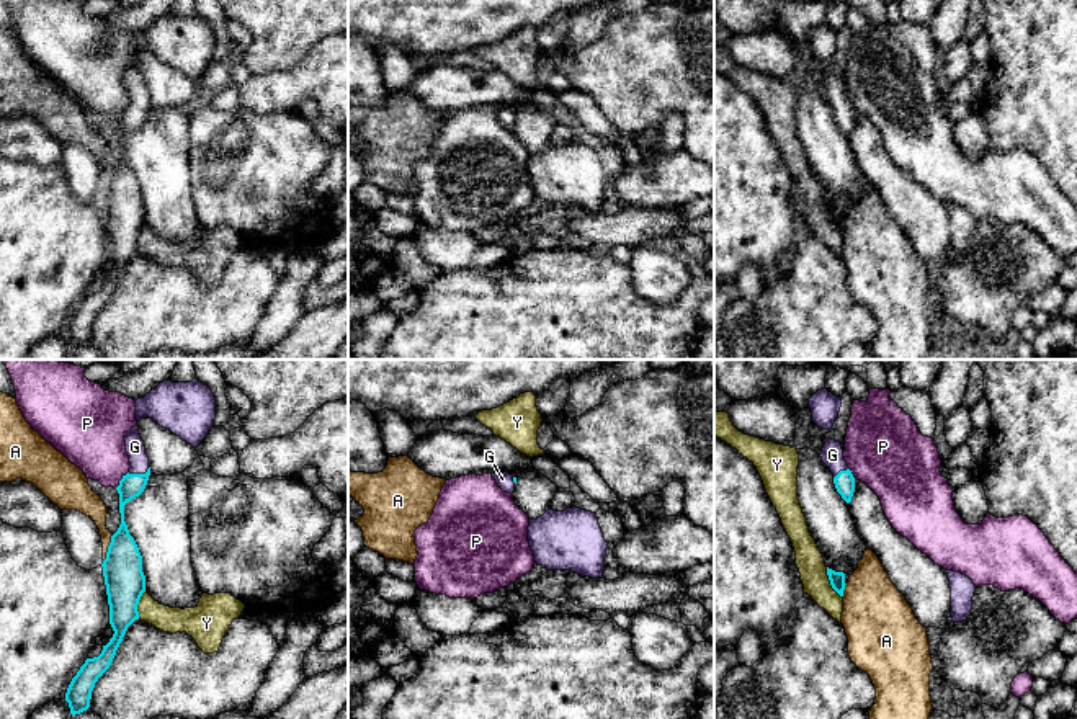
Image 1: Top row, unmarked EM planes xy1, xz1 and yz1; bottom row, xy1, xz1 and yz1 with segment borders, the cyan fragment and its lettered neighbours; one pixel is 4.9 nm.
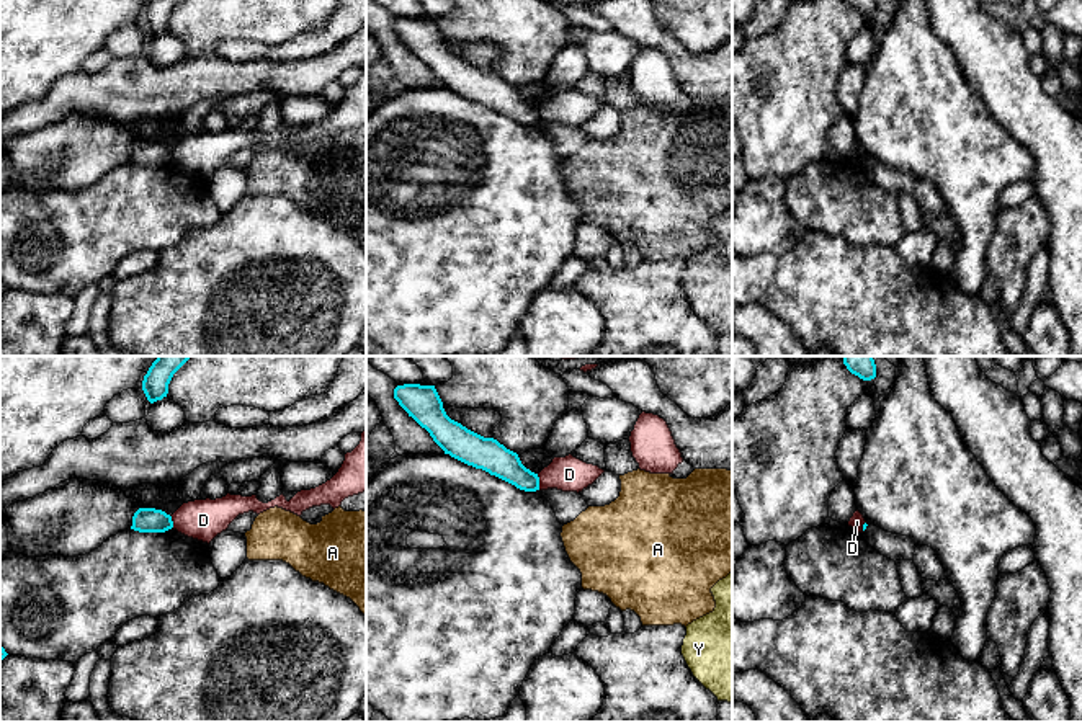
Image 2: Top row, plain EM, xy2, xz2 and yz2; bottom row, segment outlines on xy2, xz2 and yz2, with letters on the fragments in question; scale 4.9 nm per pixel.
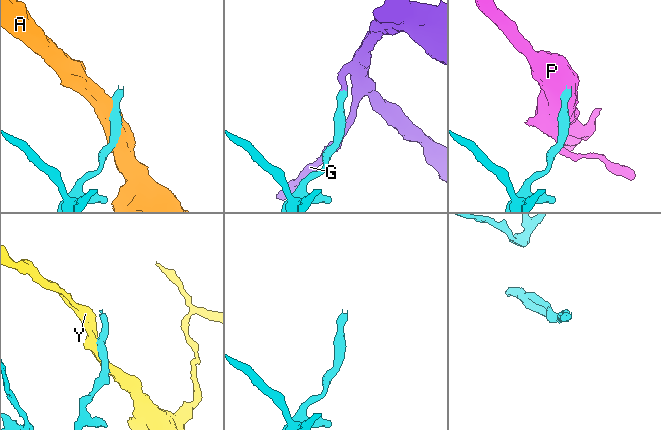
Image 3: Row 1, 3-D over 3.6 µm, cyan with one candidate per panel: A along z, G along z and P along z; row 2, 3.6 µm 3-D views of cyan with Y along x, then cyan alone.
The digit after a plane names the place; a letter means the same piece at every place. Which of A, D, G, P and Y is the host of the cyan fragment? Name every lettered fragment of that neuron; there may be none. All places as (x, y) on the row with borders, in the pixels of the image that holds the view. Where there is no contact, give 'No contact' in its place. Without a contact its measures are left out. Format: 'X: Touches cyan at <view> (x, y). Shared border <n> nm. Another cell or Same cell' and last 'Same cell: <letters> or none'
A: Touches cyan at xy1 (108, 548). Shared border 140 nm. Another cell
D: Touches cyan at xz2 (538, 482). Shared border 80 nm. Another cell
G: Touches cyan at xy1 (138, 474). Shared border 110 nm. Same cell
P: Touches cyan at xy1 (121, 479). Shared border 110 nm. Another cell
Y: Touches cyan at yz1 (831, 582). Shared border 170 nm. Another cell
Same cell: G

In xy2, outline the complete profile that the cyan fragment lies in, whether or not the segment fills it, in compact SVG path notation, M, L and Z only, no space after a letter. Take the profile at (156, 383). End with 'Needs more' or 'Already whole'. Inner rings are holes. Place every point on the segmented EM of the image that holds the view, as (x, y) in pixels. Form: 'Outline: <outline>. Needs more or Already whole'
Outline: M157 356L142 381L142 390L150 403L167 397L173 374L188 359L190 356Z. Already whole

